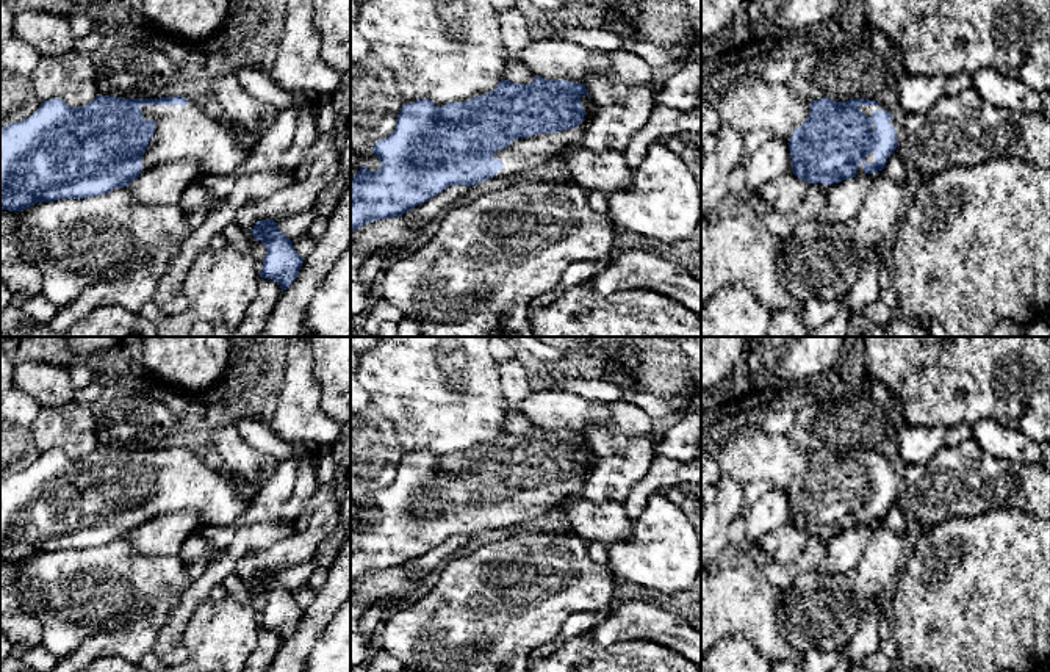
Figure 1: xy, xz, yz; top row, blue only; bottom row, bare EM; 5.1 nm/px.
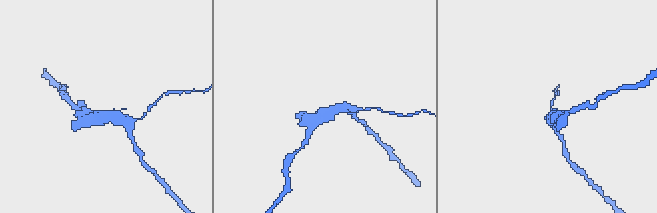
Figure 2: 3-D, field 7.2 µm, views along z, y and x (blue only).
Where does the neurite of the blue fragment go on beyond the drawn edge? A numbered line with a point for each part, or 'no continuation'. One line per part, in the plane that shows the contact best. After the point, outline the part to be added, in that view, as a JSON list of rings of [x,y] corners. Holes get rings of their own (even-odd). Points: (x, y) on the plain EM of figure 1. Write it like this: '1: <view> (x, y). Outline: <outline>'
1: xy (180, 481). Outline: [[[141,456],[144,470],[155,471],[155,482],[141,509],[141,525],[166,512],[196,509],[202,523],[210,526],[228,526],[241,522],[247,500],[238,497],[235,481],[224,470],[210,468],[199,456]]]

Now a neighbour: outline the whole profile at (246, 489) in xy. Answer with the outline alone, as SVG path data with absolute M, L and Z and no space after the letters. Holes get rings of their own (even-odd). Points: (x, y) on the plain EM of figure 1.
M225 468L225 471L235 481L235 486L238 489L238 497L241 500L250 501L257 495L258 489L261 487L261 484L255 484L246 478L241 478L238 473L235 473L232 470Z

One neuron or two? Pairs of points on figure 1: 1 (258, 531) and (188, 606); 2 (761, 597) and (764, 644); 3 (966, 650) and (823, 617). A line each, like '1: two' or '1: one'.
1: one
2: one
3: two

